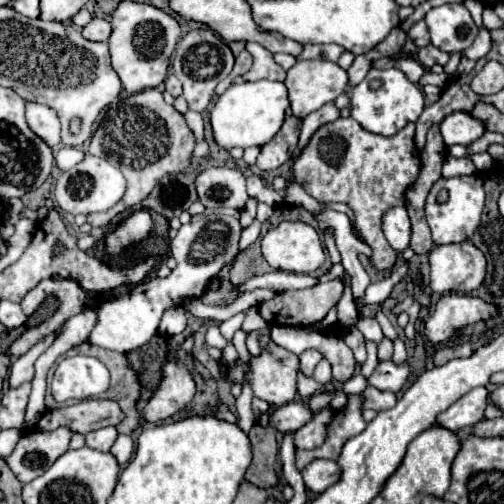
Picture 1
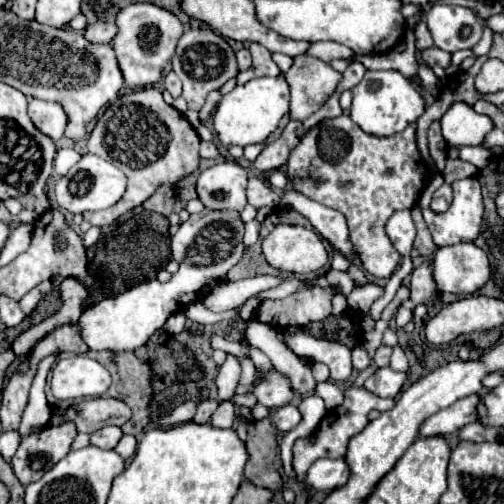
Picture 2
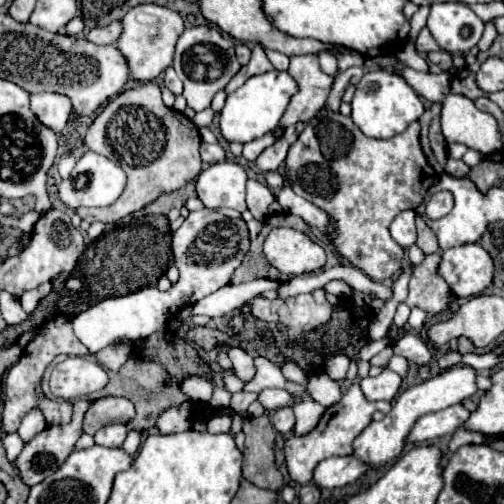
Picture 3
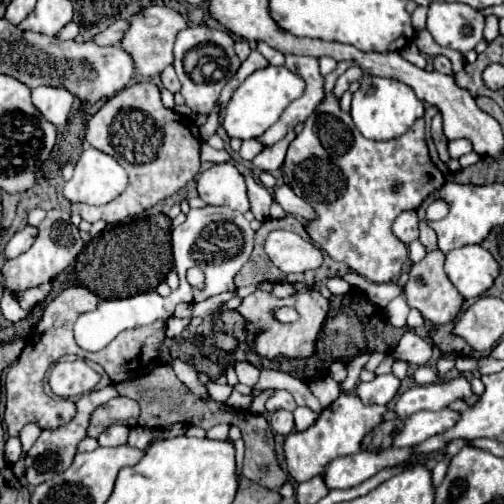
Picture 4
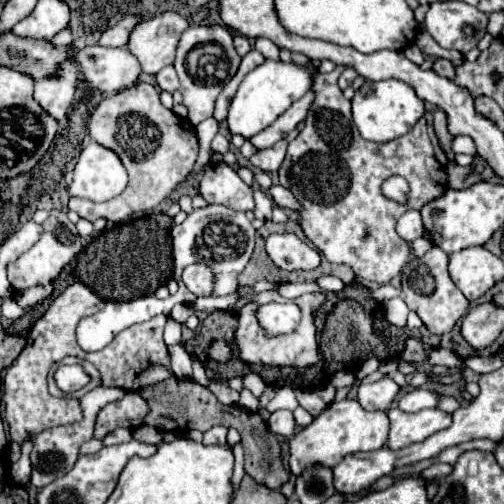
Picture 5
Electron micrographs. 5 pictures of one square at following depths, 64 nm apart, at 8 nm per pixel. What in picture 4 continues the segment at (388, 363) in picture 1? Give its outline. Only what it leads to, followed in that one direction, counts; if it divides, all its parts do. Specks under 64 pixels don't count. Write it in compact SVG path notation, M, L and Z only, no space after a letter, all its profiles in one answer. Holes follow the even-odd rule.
M394 374L376 376L370 382L360 382L356 386L356 394L364 404L388 404L400 388L400 380Z

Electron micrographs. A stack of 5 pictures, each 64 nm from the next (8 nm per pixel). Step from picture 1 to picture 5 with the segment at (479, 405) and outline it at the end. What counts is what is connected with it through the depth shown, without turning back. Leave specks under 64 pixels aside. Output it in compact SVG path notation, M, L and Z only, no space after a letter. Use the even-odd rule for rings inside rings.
M390 408L388 418L390 418L388 448L392 448L392 450L400 450L414 442L422 442L428 436L432 436L452 424L452 416L438 408L420 410L414 414L406 414L406 412L400 412L398 408Z

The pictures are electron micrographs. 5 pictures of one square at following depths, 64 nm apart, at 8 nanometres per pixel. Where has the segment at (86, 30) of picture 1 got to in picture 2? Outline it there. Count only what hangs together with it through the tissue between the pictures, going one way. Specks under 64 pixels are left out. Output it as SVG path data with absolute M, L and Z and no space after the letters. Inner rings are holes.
M98 20L84 30L84 38L88 42L102 42L102 44L110 44L114 34L116 34L116 26L112 22L104 22L104 20Z

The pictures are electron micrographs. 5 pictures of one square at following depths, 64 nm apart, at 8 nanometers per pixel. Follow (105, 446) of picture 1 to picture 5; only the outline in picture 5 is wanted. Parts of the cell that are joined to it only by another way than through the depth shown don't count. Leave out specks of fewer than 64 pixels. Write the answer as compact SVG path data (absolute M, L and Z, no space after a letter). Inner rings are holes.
M116 428L112 430L102 442L104 446L112 446L112 444L122 444L122 442L130 442L132 440L132 434L128 428Z

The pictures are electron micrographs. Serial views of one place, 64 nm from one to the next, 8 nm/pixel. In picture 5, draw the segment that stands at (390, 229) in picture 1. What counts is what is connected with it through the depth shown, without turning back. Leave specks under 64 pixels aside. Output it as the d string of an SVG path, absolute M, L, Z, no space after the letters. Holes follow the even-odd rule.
M408 210L406 214L402 214L398 218L398 224L396 224L396 232L400 234L400 238L404 238L408 244L416 238L422 236L424 232L424 224L420 220L420 212L418 210Z

